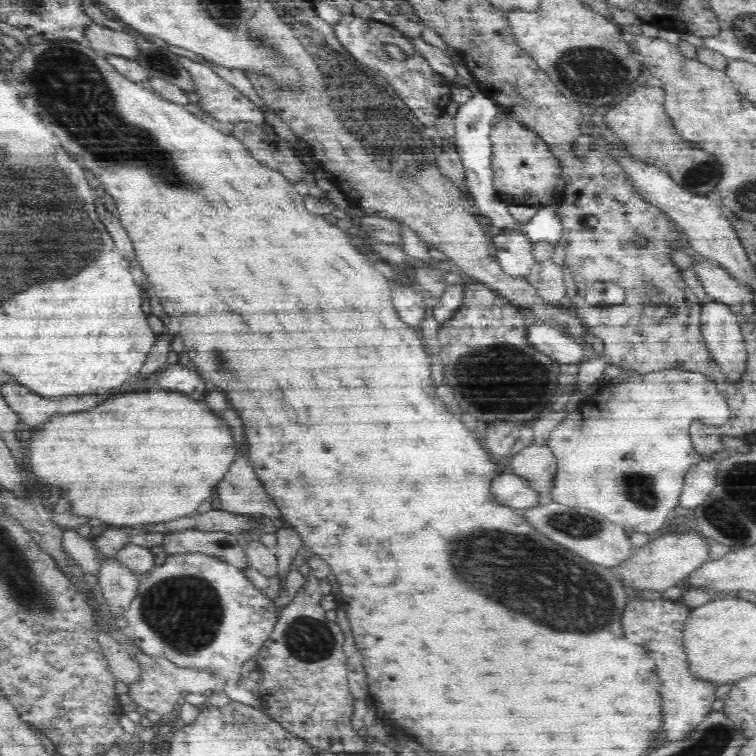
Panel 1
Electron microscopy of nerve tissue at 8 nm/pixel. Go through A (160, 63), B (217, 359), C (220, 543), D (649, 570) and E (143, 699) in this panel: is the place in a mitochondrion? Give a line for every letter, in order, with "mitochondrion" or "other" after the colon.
A: mitochondrion
B: mitochondrion
C: mitochondrion
D: other
E: other

